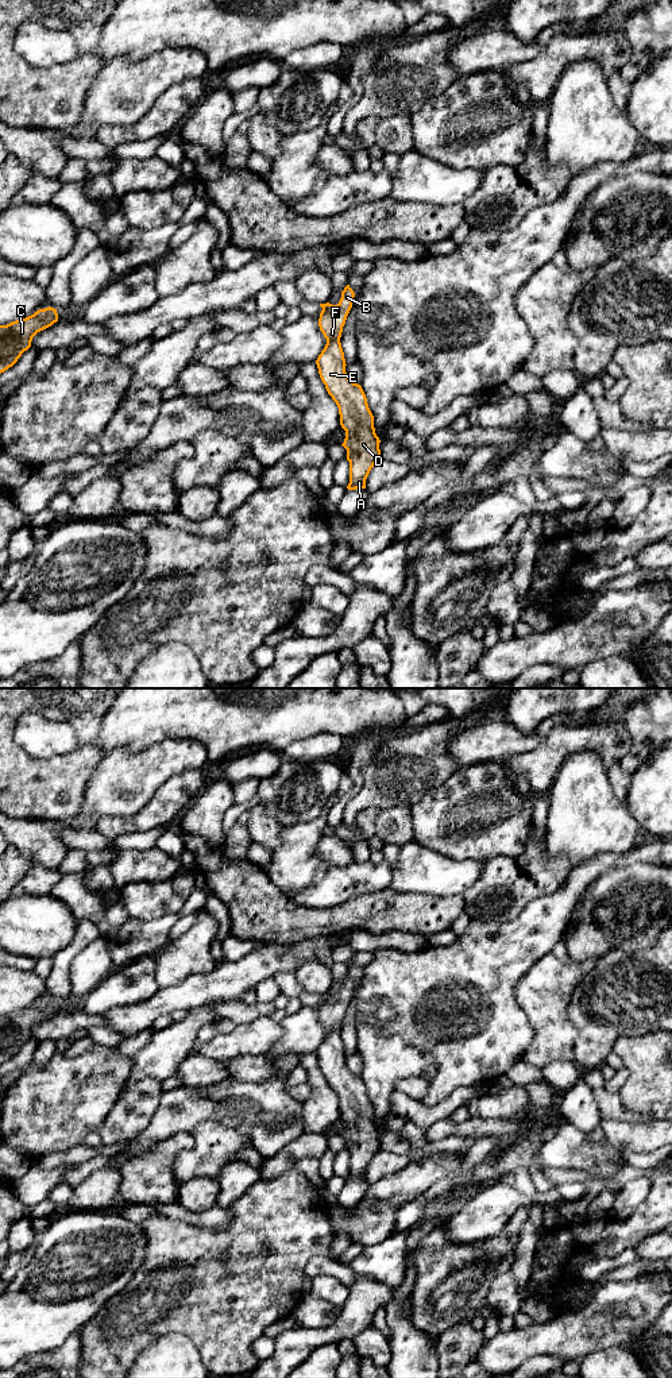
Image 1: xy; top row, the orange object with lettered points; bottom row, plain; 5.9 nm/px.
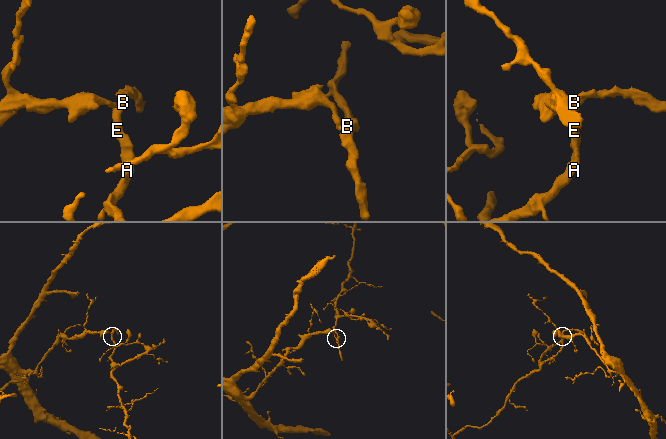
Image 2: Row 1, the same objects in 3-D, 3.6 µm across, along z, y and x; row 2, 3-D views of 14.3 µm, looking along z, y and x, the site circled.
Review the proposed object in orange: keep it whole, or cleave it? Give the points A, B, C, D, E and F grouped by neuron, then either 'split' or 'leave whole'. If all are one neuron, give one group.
groups A B D E F / C; split

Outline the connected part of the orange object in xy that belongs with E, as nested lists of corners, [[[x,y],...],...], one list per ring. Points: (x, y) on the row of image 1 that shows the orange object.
[[[347,285],[337,305],[327,302],[320,313],[318,327],[327,344],[316,364],[328,394],[336,402],[340,425],[345,431],[341,444],[349,462],[348,490],[366,489],[366,479],[381,459],[379,437],[374,428],[374,416],[360,385],[354,383],[345,373],[345,359],[340,337],[355,293]]]

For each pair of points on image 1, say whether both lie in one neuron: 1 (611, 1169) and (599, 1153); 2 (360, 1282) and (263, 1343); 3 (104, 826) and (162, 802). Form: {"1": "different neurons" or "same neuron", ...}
{"1": "same neuron", "2": "different neurons", "3": "same neuron"}

